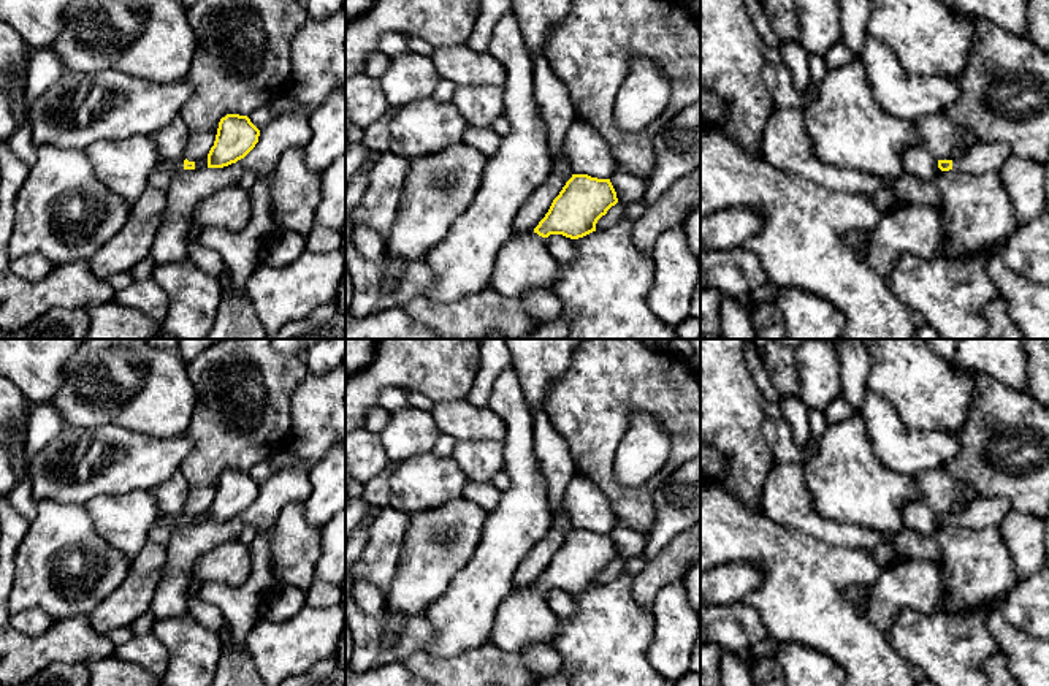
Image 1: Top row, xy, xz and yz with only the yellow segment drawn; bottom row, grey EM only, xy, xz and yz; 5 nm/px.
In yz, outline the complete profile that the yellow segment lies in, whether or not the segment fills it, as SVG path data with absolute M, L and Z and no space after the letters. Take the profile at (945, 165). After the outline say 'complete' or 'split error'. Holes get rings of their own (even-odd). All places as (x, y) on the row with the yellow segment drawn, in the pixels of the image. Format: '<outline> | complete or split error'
M978 141L952 160L938 160L941 171L957 170L968 174L1000 171L1013 155L1006 143Z | split error

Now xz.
M572 174L534 231L513 234L502 246L490 285L510 298L531 288L550 290L559 277L559 260L547 250L545 239L550 234L578 239L596 231L597 220L616 203L610 179Z | split error

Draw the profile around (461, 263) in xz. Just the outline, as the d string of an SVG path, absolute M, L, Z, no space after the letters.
M512 10L494 25L488 55L505 68L504 116L510 124L510 133L501 138L494 155L486 160L480 189L467 211L423 258L436 279L436 285L425 296L437 303L458 301L491 284L496 255L513 236L512 223L518 209L547 181L553 168L545 122L534 98L532 60Z

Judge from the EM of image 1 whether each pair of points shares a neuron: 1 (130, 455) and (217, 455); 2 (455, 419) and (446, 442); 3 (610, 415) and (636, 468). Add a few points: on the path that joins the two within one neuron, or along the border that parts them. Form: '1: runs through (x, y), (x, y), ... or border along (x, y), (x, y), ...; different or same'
1: border along (186, 434), (192, 450), (178, 469); different
2: border along (442, 433), (457, 439); different
3: border along (650, 414), (633, 412), (615, 458), (614, 476); different

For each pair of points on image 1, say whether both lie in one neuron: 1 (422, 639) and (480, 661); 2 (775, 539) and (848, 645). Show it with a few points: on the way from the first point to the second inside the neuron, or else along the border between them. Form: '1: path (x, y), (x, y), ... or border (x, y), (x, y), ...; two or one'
1: border (423, 650), (414, 651), (403, 659); two
2: path (796, 566), (804, 577), (804, 599), (823, 618); one

